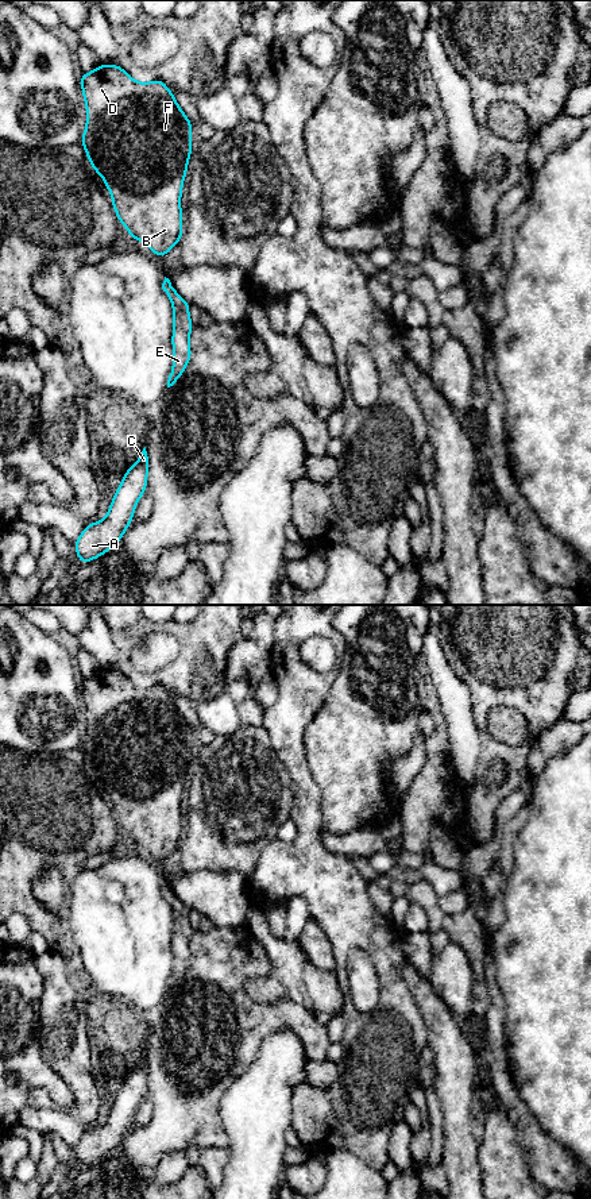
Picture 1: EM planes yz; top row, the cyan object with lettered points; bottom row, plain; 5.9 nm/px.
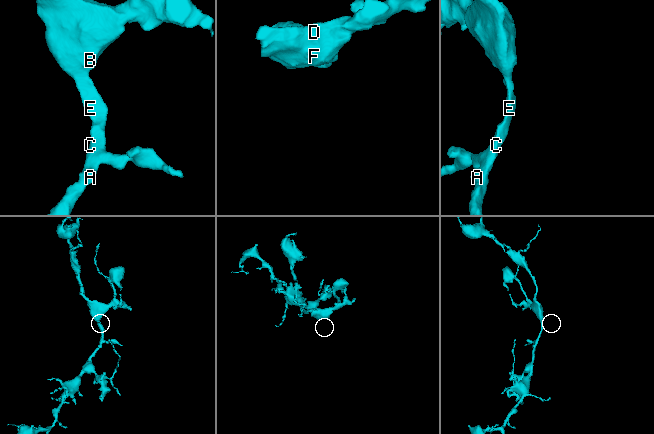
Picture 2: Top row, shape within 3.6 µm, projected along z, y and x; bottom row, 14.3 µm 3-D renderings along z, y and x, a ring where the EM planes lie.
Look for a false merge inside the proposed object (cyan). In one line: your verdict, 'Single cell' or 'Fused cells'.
Single cell

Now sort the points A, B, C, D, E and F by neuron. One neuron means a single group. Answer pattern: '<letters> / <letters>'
A B C D E F

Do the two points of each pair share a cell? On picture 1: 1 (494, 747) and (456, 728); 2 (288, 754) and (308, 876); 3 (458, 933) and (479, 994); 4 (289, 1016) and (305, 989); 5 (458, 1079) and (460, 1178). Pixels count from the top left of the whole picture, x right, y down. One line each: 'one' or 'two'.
1: two
2: one
3: one
4: two
5: one

